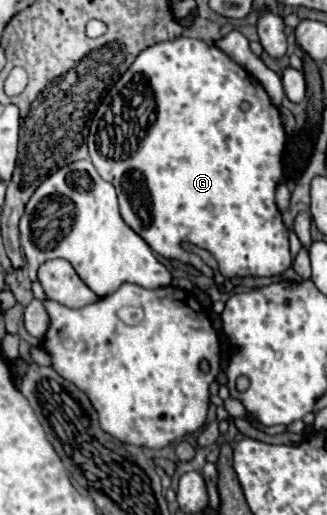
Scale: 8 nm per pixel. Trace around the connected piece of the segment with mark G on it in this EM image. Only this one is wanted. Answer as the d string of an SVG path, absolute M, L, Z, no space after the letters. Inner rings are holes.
M176 38L176 40L160 42L160 44L154 44L146 50L142 50L138 54L138 58L132 62L132 66L126 70L126 74L102 98L102 104L98 106L98 110L92 118L92 124L90 124L88 152L90 152L90 160L96 166L98 174L116 188L118 202L120 202L120 214L122 214L124 222L138 236L142 236L156 254L170 258L170 260L180 260L180 262L192 264L202 274L214 276L214 270L200 256L190 254L190 252L180 248L180 242L186 240L186 242L196 244L198 248L208 250L214 256L214 260L218 262L220 274L226 278L232 278L232 276L280 276L284 270L288 270L292 266L292 258L290 258L290 250L288 250L288 232L282 226L280 212L278 212L276 202L274 202L274 192L276 192L276 186L282 178L284 142L286 142L286 132L284 132L284 126L280 120L280 112L272 104L266 90L262 88L262 84L256 78L252 78L242 66L232 62L214 44L206 44L206 42L194 40L194 38ZM244 102L250 104L248 110L242 110Z

